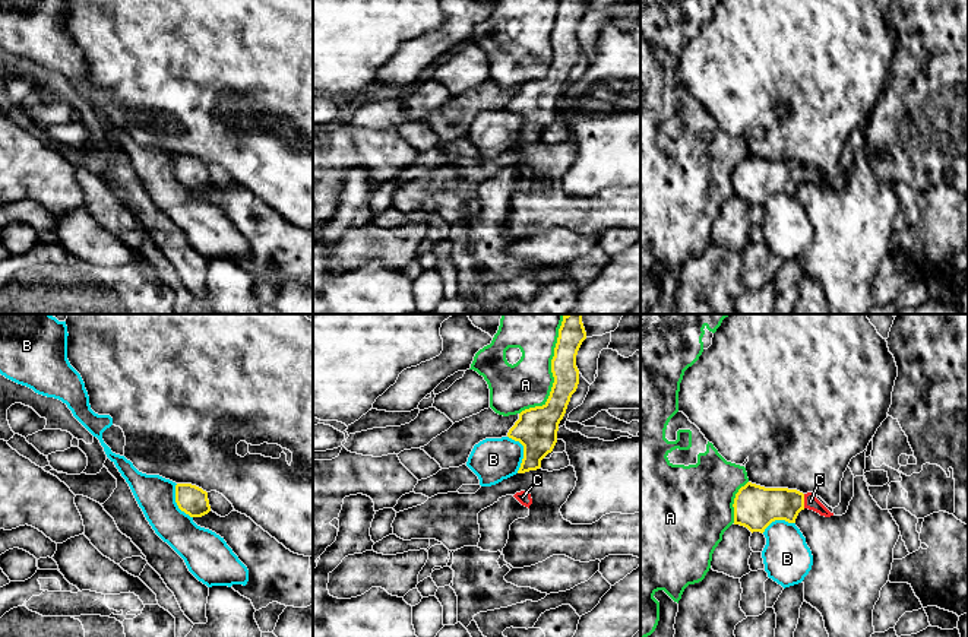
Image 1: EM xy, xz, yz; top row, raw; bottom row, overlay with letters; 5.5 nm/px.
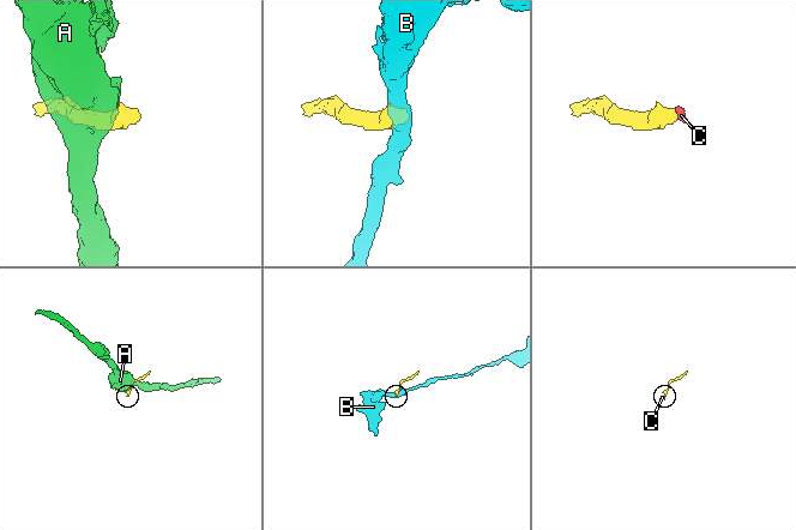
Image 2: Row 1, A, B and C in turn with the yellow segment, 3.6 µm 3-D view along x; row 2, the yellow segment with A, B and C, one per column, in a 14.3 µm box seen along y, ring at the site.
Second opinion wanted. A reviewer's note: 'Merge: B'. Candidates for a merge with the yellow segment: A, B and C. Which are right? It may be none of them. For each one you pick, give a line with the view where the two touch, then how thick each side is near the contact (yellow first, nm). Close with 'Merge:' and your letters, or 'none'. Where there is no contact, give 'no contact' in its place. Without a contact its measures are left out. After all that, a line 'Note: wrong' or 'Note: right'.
C: yz | 220/80 nm
Merge: C
Note: wrong

